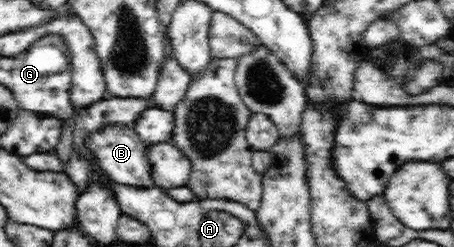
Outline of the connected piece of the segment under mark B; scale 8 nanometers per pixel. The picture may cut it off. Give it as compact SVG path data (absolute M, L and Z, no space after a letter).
M131 125L99 129L98 132L89 135L86 145L91 149L100 170L110 181L117 182L118 185L138 186L141 189L151 189L154 186L148 144L134 132Z

